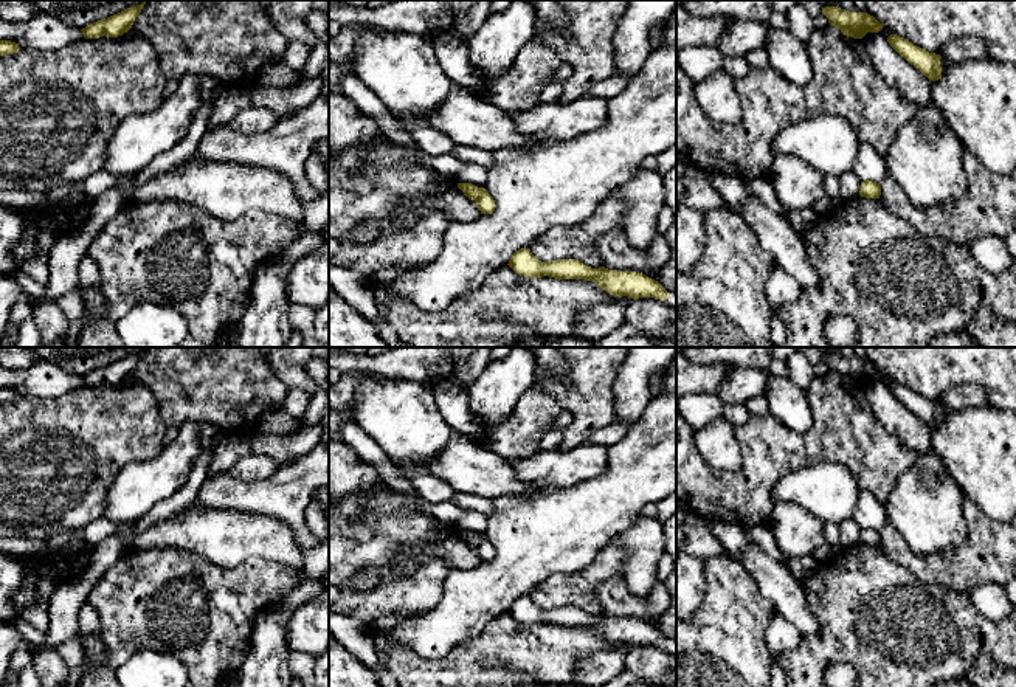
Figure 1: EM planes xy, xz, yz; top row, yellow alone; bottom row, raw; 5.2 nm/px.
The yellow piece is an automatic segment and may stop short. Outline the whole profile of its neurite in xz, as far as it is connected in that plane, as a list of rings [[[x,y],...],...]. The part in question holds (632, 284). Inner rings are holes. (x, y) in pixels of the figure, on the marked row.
[[[529,248],[515,251],[507,264],[515,273],[524,278],[555,278],[593,281],[613,296],[633,299],[655,298],[667,301],[676,309],[676,290],[667,292],[658,281],[636,271],[617,271],[605,267],[591,268],[575,259],[538,261]]]

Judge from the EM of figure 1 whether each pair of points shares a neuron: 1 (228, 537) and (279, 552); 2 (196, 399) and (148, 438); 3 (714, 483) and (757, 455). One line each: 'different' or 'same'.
1: same
2: different
3: same

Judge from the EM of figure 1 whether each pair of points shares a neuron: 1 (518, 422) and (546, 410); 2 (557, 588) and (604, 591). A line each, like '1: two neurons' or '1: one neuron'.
1: one neuron
2: two neurons

